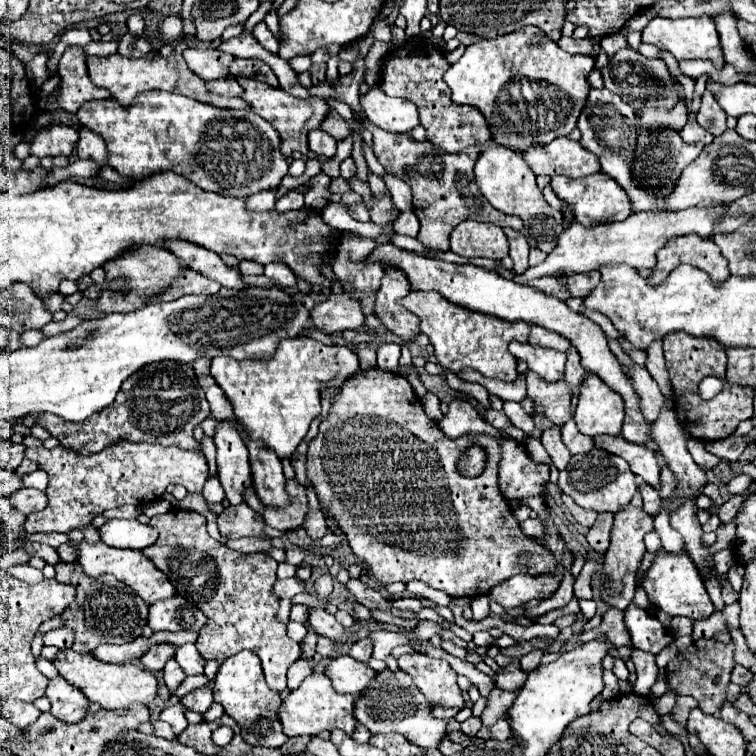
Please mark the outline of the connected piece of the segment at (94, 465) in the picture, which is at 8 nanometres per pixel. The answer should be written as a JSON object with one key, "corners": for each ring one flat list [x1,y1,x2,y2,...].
{"corners":[[120,440,96,454,80,454,66,450,62,446,54,450,46,448,26,448,26,458,40,464,48,472,50,482,46,488,48,506,36,514,28,514,24,530,34,532,72,532,82,530,92,522,94,516,110,508,120,508,124,504,144,506,158,500,170,484,182,484,188,492,202,492,206,478,210,476,208,464,202,452,182,450,176,446,148,444,148,442,128,442]]}

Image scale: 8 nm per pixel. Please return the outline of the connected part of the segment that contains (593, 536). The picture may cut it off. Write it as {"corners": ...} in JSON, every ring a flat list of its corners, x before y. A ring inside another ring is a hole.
{"corners":[[602,512,598,514,596,524,590,528,590,532,586,534,586,542,590,544,590,548,598,554,604,554,610,546,610,530,612,530,612,520,614,514,610,512]]}

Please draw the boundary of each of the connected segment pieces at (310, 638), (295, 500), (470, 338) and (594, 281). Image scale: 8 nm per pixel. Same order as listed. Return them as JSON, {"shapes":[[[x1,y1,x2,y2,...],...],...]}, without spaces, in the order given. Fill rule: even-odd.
{"shapes":[[[308,628,306,638,300,642,300,648,302,648,302,652,306,654,306,658,312,658,312,656,316,654,316,640,318,640,316,632,312,632,312,628]],[[286,480,286,492,292,496,292,504,288,508,264,508,262,518,268,526,278,528,282,532,296,530,302,526,304,516,308,514,308,498,306,488,296,480]],[[410,292,400,300,404,308,420,318,420,330,432,340,436,350,436,360,442,368,452,372,460,372,464,368,474,368,482,372,486,378,498,378,504,382,514,382,518,378,516,358,508,352,508,344,512,340,528,342,530,324,526,322,506,322,496,316,484,316,482,312,472,312,468,308,460,308,444,300,444,296,436,292]],[[584,272,580,276,572,274,568,276,568,282,566,282,566,288,572,292,572,296,578,296,578,298,586,298,600,282,600,272]]]}

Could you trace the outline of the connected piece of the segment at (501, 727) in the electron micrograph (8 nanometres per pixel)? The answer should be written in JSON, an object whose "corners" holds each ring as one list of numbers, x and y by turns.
{"corners":[[500,718,492,728,482,728,476,736,482,738,482,740,510,740,512,732,510,732,508,720]]}

